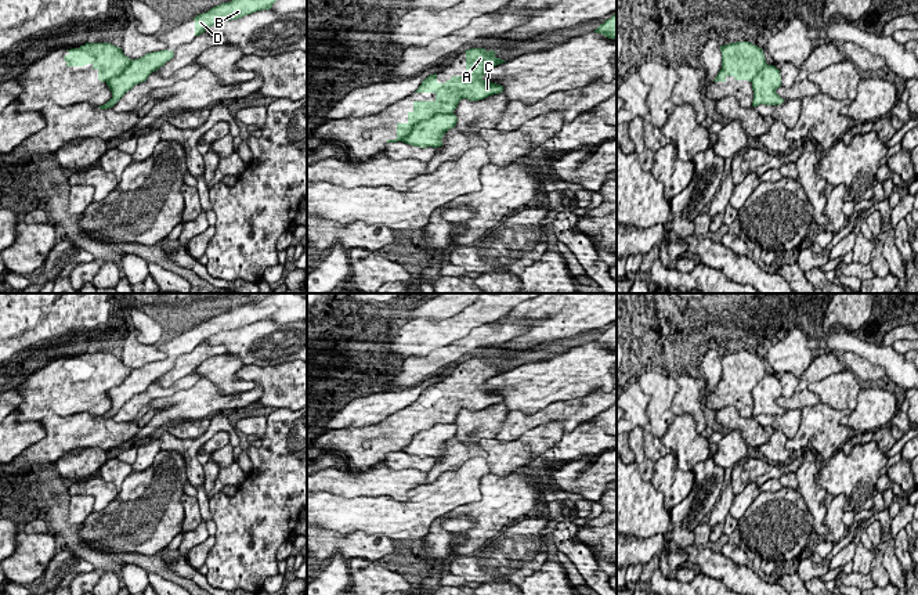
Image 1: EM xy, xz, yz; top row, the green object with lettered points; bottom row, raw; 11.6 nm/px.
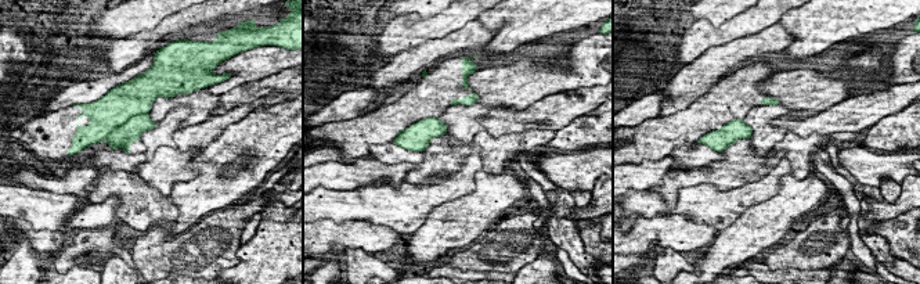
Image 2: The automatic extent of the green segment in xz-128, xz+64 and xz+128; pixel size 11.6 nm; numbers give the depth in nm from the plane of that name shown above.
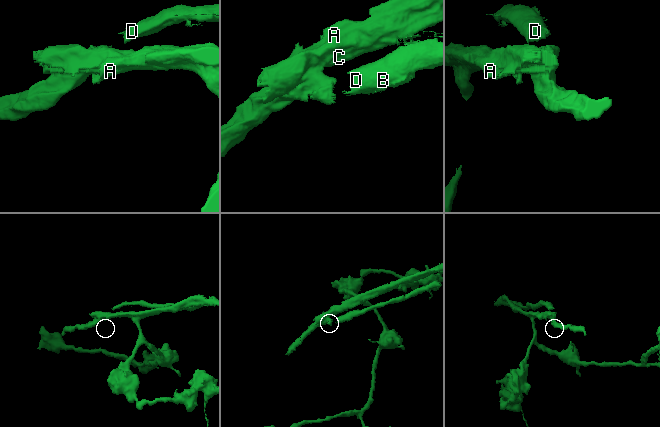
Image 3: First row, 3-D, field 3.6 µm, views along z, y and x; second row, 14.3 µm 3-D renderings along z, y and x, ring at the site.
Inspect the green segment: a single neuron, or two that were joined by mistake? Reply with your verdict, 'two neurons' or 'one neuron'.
two neurons

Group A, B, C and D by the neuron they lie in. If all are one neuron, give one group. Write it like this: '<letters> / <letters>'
A C / B D

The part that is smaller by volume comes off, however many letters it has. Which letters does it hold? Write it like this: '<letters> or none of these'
B, D

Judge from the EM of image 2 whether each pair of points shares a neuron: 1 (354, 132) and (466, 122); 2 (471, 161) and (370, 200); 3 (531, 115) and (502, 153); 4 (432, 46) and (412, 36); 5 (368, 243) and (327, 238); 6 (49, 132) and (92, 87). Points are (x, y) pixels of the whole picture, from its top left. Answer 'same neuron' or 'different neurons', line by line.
1: different neurons
2: same neuron
3: different neurons
4: different neurons
5: same neuron
6: different neurons

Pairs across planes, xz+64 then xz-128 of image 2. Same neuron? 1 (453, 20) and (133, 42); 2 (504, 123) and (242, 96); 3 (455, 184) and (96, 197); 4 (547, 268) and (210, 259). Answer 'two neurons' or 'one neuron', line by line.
1: two neurons
2: one neuron
3: two neurons
4: two neurons

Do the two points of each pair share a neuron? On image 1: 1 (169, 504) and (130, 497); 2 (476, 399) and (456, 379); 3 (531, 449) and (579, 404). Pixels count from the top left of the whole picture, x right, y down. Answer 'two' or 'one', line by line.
1: one
2: one
3: two

